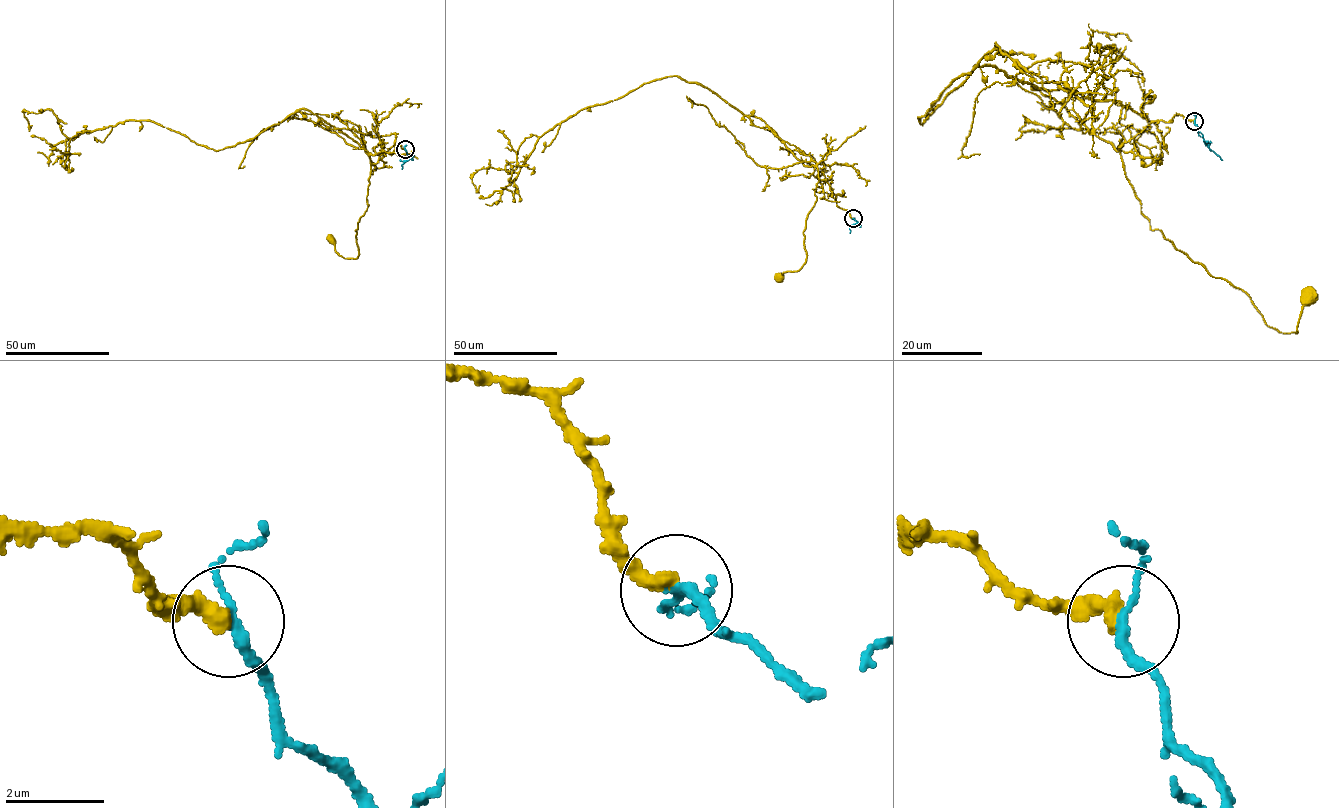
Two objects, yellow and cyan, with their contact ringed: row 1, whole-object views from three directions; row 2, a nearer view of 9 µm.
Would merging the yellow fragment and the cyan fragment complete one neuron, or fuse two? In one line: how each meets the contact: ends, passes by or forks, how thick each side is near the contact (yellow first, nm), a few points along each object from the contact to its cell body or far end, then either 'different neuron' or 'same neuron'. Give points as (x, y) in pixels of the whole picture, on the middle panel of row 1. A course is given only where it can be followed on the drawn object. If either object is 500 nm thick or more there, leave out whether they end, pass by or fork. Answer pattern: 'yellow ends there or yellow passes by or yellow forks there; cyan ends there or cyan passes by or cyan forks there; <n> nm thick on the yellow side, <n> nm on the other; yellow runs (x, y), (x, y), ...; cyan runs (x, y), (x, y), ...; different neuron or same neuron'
yellow ends there; cyan passes by; 360 nm thick on the yellow side, 190 nm on the other; yellow runs (853, 218), (836, 204), (828, 183), (819, 180), (816, 201), (803, 234), (806, 260), (798, 270), (778, 277); cyan runs (853, 218), (858, 223), (850, 228), (850, 233); same neuron

